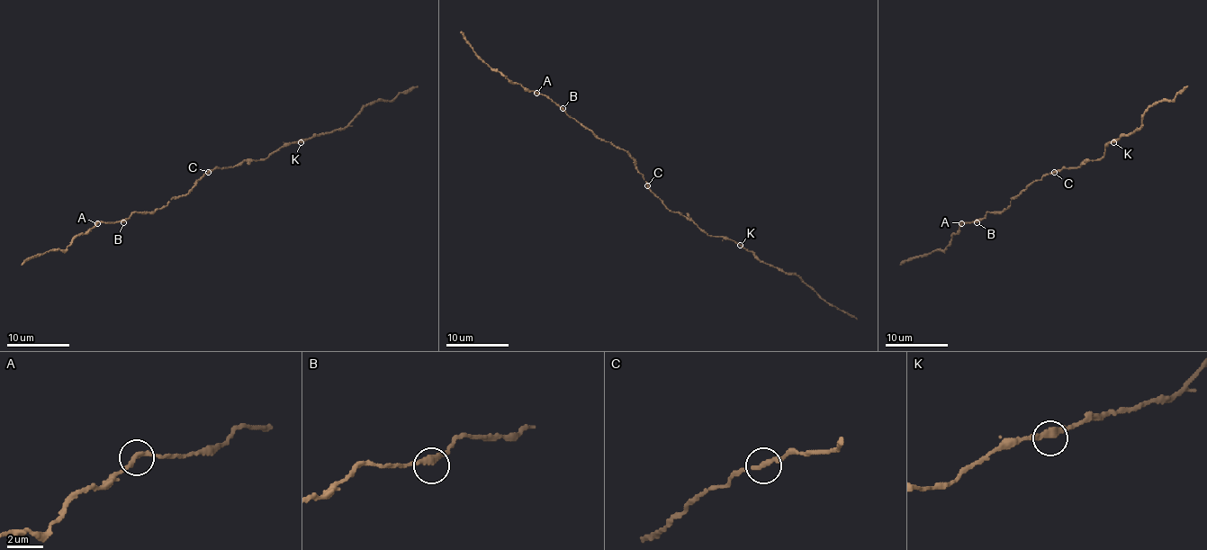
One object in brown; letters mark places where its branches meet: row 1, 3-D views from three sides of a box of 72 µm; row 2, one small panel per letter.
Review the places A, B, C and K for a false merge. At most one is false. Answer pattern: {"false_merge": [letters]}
{"false_merge": []}

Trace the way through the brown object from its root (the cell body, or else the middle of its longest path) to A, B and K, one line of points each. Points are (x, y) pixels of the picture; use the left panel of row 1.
A: (210, 171), (186, 194), (172, 197), (164, 207), (153, 211), (134, 211), (128, 218), (114, 222), (97, 222)
B: (210, 171), (186, 194), (172, 197), (164, 207), (153, 211), (134, 211), (123, 222)
K: (210, 171), (238, 166), (244, 161), (265, 160), (280, 148), (301, 142)

